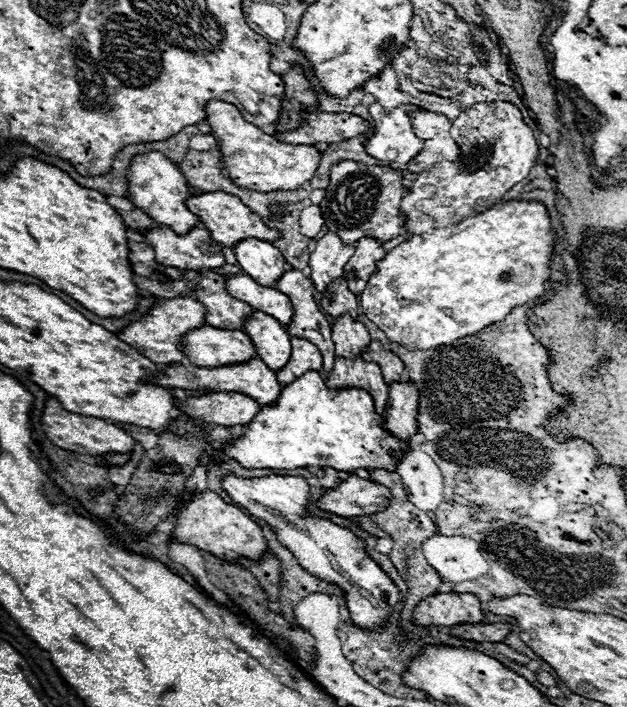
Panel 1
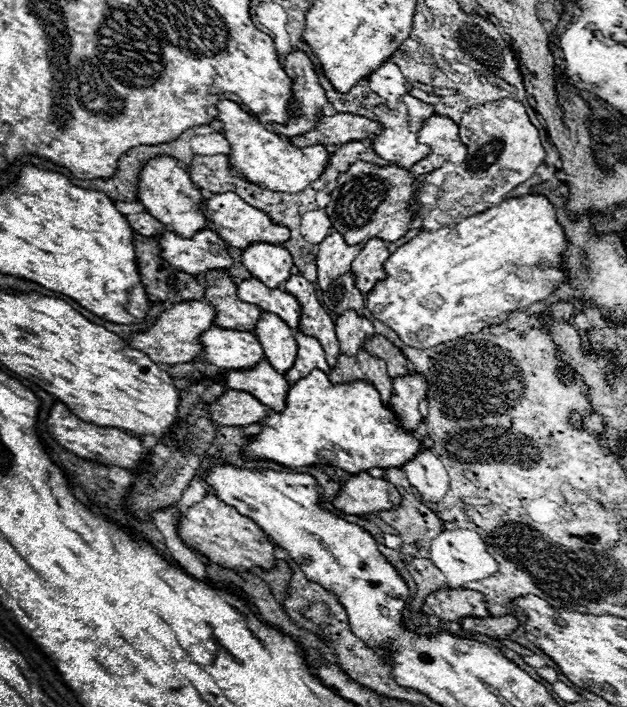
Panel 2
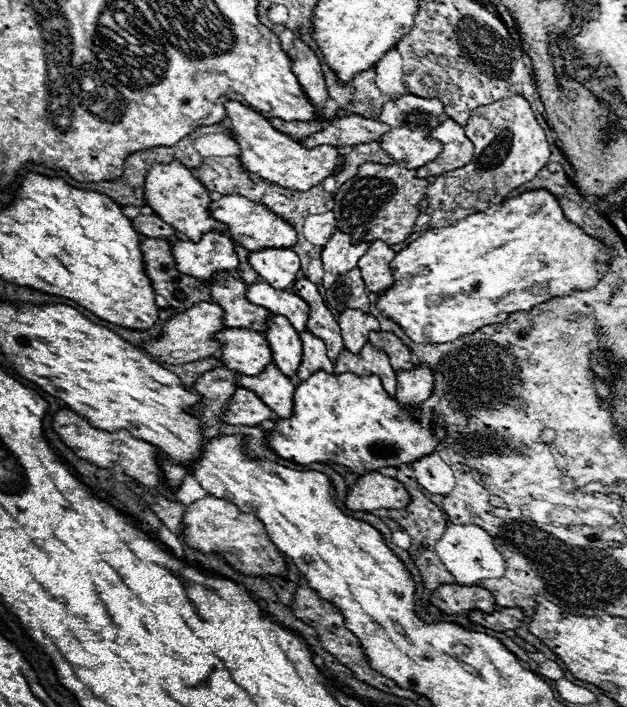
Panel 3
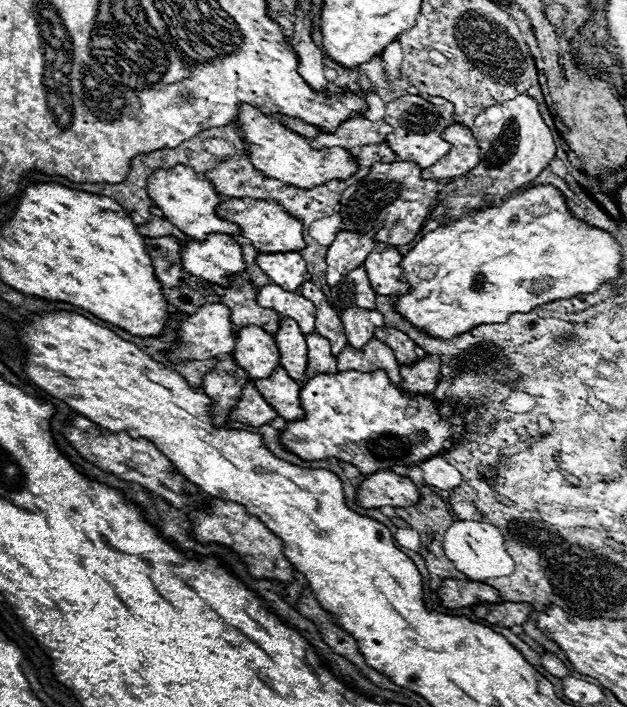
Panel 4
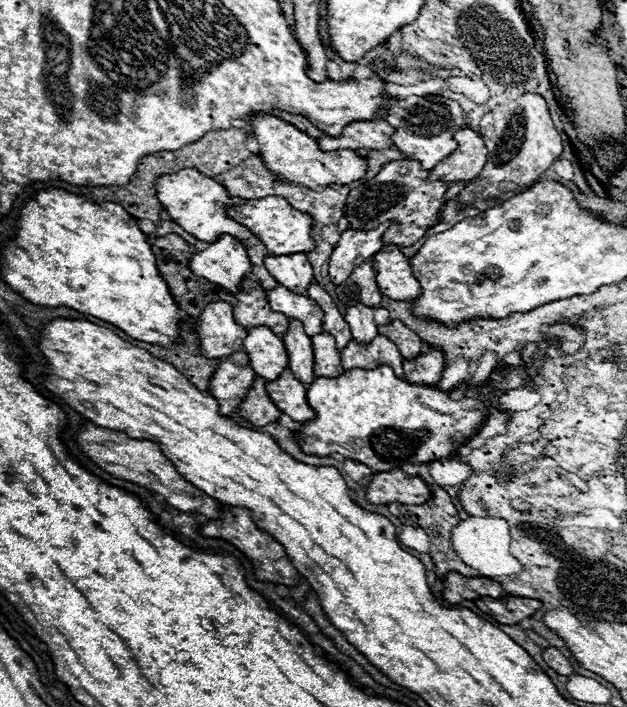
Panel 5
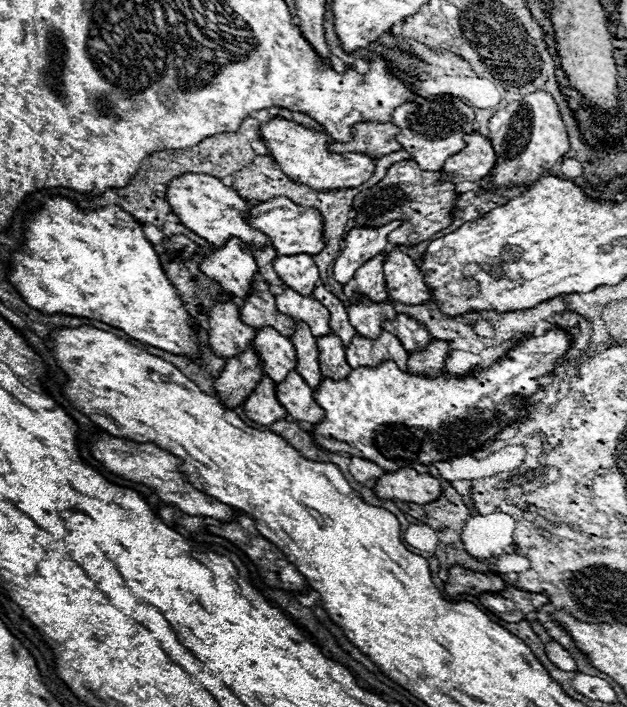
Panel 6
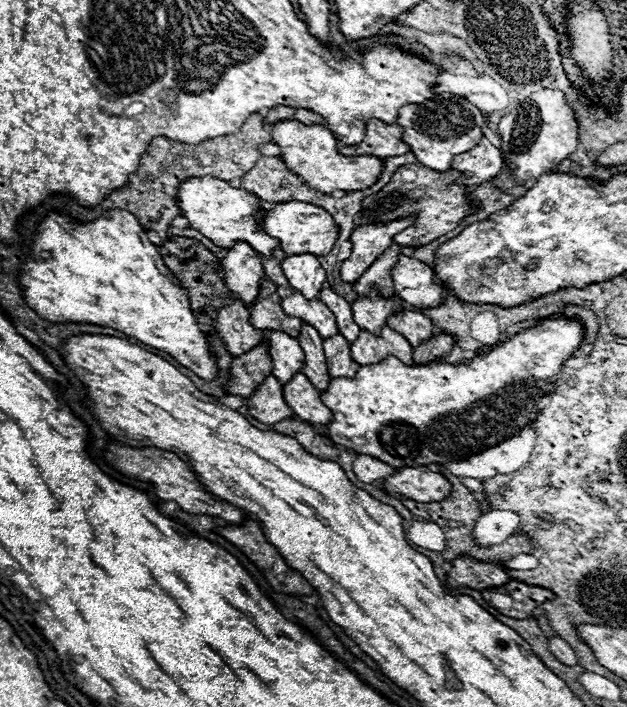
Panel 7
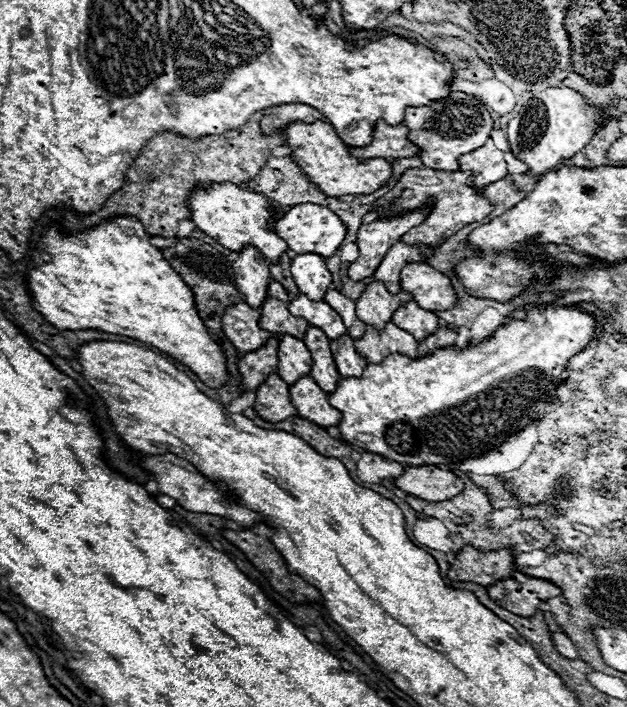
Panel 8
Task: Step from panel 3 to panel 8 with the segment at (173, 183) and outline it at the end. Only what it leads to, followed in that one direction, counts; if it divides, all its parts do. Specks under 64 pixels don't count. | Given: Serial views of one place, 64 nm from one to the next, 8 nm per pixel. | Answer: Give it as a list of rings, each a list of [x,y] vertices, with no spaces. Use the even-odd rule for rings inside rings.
[[[212,184],[210,188],[202,188],[196,186],[190,196],[188,196],[188,208],[192,214],[192,222],[196,224],[198,230],[202,230],[206,236],[214,238],[218,244],[222,244],[224,248],[238,252],[242,250],[246,244],[258,248],[268,260],[278,262],[280,254],[288,250],[286,242],[280,240],[280,236],[276,236],[276,232],[272,230],[272,220],[274,220],[274,210],[268,204],[270,200],[264,198],[262,194],[238,188],[236,184]]]

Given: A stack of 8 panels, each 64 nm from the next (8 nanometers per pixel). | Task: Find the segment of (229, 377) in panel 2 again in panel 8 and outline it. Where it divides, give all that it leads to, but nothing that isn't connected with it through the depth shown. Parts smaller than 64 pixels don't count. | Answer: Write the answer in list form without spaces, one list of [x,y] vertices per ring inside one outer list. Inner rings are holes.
[[[302,376],[290,386],[290,402],[302,418],[312,418],[324,428],[340,422],[340,412],[328,404],[328,394],[310,376]]]

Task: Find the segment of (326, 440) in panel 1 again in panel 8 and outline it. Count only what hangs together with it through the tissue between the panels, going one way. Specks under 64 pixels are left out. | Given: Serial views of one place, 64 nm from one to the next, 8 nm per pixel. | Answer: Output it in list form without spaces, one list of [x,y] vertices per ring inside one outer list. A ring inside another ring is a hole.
[[[552,306],[546,312],[532,308],[526,312],[526,320],[510,320],[492,338],[468,344],[462,350],[452,346],[414,360],[402,354],[390,354],[380,364],[368,364],[360,378],[342,378],[336,390],[328,394],[330,406],[342,412],[336,428],[350,446],[406,466],[456,464],[476,458],[542,418],[546,404],[554,398],[554,390],[562,382],[560,374],[566,370],[566,362],[592,340],[594,328],[596,320],[576,306]]]

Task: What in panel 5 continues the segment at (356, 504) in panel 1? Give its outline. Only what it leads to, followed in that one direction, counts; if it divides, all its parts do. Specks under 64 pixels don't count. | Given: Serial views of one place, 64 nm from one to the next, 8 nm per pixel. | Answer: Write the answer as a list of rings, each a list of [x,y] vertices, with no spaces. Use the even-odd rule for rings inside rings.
[[[402,470],[378,472],[366,486],[366,500],[370,504],[416,504],[430,498],[430,488],[418,476],[404,474]]]

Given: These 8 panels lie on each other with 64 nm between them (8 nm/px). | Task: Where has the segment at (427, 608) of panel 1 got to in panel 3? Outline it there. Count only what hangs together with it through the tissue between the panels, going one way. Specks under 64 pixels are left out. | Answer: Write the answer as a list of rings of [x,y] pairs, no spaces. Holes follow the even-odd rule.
[[[444,584],[434,590],[430,596],[430,604],[436,606],[442,614],[464,614],[470,610],[492,612],[496,602],[494,596],[478,586],[460,586],[460,584]]]

